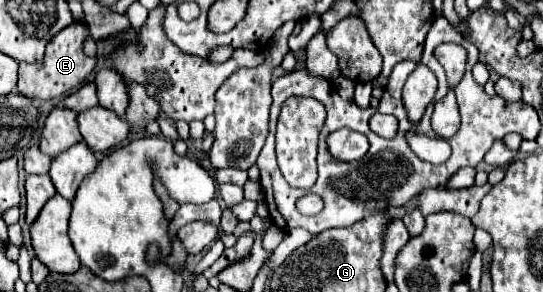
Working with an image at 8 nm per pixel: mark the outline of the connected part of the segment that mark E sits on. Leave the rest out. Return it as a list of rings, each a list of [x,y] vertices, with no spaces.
[[[77,20],[71,26],[63,28],[47,44],[47,52],[45,52],[43,62],[19,64],[17,92],[27,94],[31,98],[39,98],[39,100],[51,100],[51,98],[59,98],[59,96],[71,92],[73,88],[81,86],[83,82],[87,82],[87,78],[93,74],[93,70],[97,66],[97,56],[87,56],[83,52],[83,44],[85,44],[87,36],[89,36],[87,26]]]

